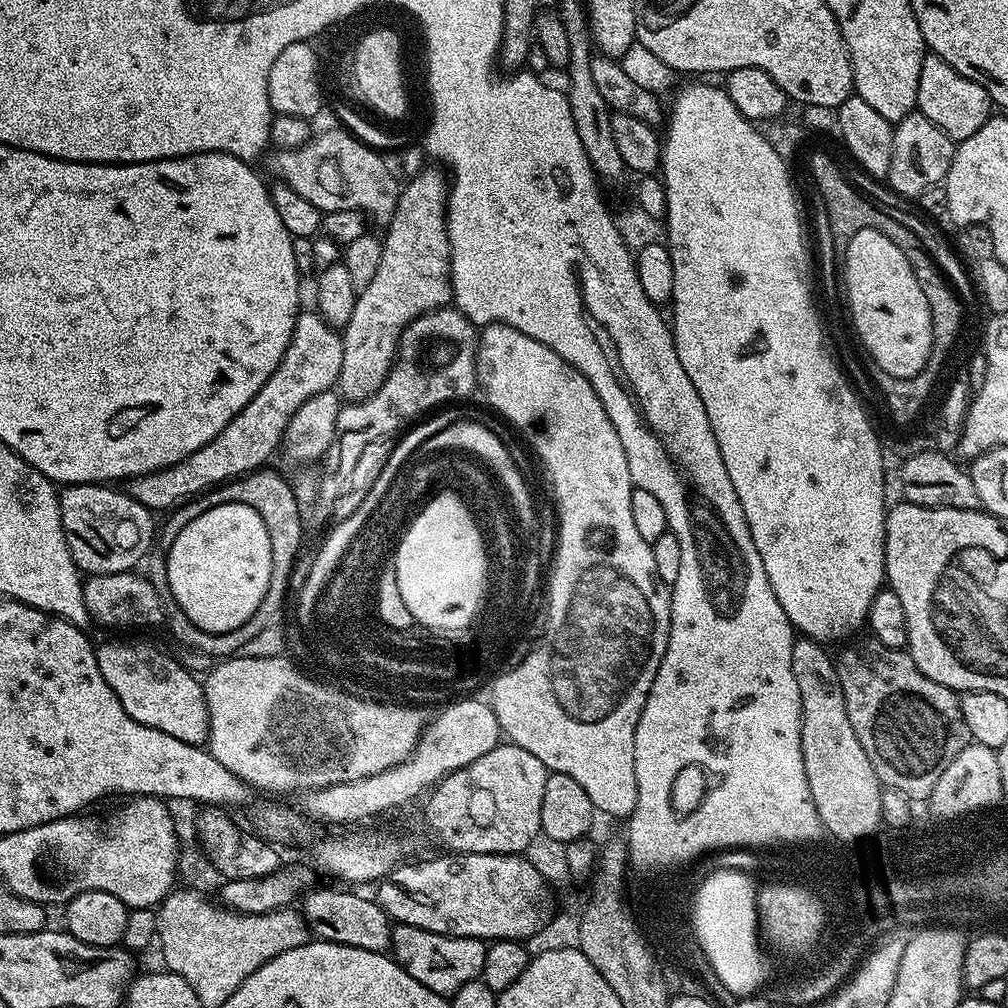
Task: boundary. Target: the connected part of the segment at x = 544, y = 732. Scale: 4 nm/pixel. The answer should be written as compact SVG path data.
M486 324L478 336L478 343L474 353L476 361L476 378L479 387L484 388L484 396L513 424L521 428L526 435L532 436L532 444L544 463L547 481L556 481L552 491L558 494L564 512L564 541L562 556L556 567L556 580L554 581L554 608L553 625L548 632L548 644L540 648L532 656L532 660L517 662L507 669L505 676L500 676L492 684L492 697L490 703L494 714L500 723L501 733L511 743L517 744L522 750L530 750L538 762L542 762L549 773L561 772L574 778L586 790L593 809L597 813L605 812L608 816L621 816L627 818L632 815L638 786L634 774L634 738L638 718L646 706L646 698L650 694L650 686L654 686L654 674L658 674L658 666L666 654L668 635L670 634L670 618L672 617L672 598L669 585L663 584L658 578L658 570L654 570L654 554L652 545L638 534L634 526L634 517L630 515L630 498L632 497L633 483L630 470L626 462L626 454L622 450L622 442L618 442L618 430L610 422L598 394L594 394L594 386L572 364L566 363L557 352L550 350L550 346L542 346L534 338L522 334L522 330L514 330L509 324Z

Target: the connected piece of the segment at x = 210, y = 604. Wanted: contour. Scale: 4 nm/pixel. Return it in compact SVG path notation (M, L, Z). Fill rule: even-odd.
M226 504L206 510L174 538L174 546L167 549L166 555L170 590L194 626L203 631L224 632L242 626L266 598L270 586L270 539L265 522L249 505Z

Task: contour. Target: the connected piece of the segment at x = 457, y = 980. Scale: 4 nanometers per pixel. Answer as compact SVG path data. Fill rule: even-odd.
M396 924L393 927L390 952L400 968L410 974L410 978L422 982L422 986L445 998L466 986L466 982L477 979L486 962L485 941L469 936L443 936L405 924Z

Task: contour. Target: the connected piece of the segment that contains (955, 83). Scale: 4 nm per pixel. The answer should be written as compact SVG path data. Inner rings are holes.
M925 55L922 62L922 74L918 74L918 98L916 107L925 116L938 126L953 142L970 138L970 134L978 134L982 126L990 119L994 112L994 105L990 94L978 82L970 82L950 62L941 56Z

